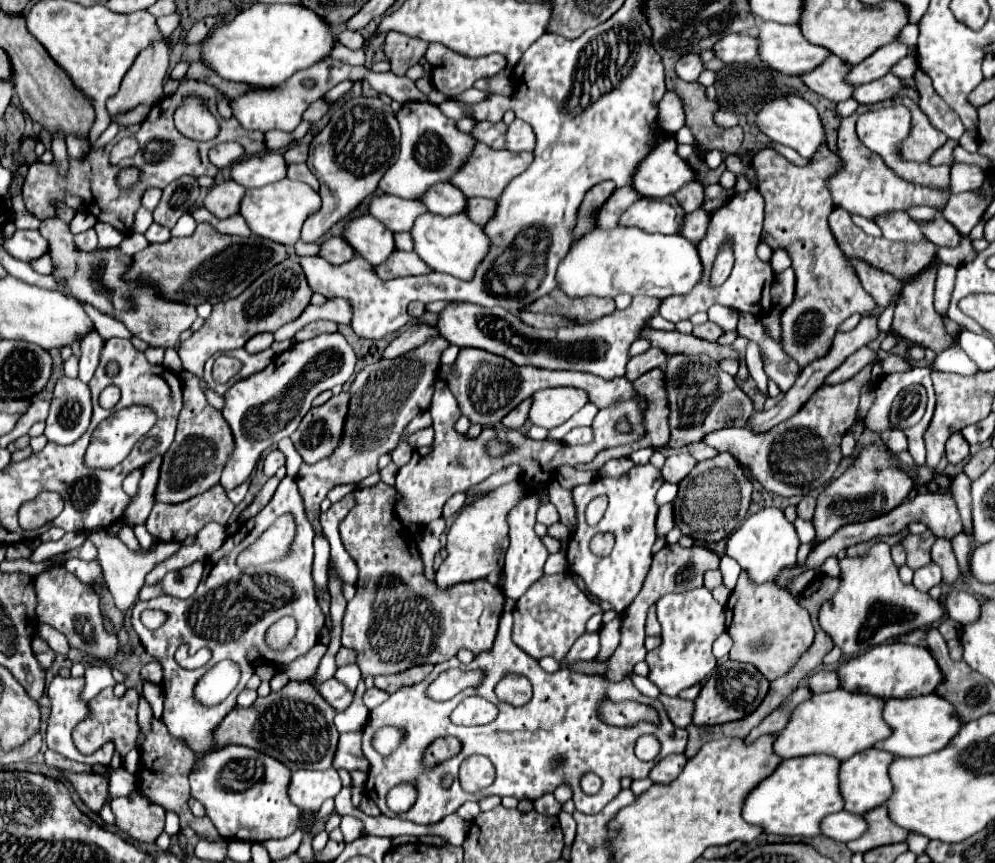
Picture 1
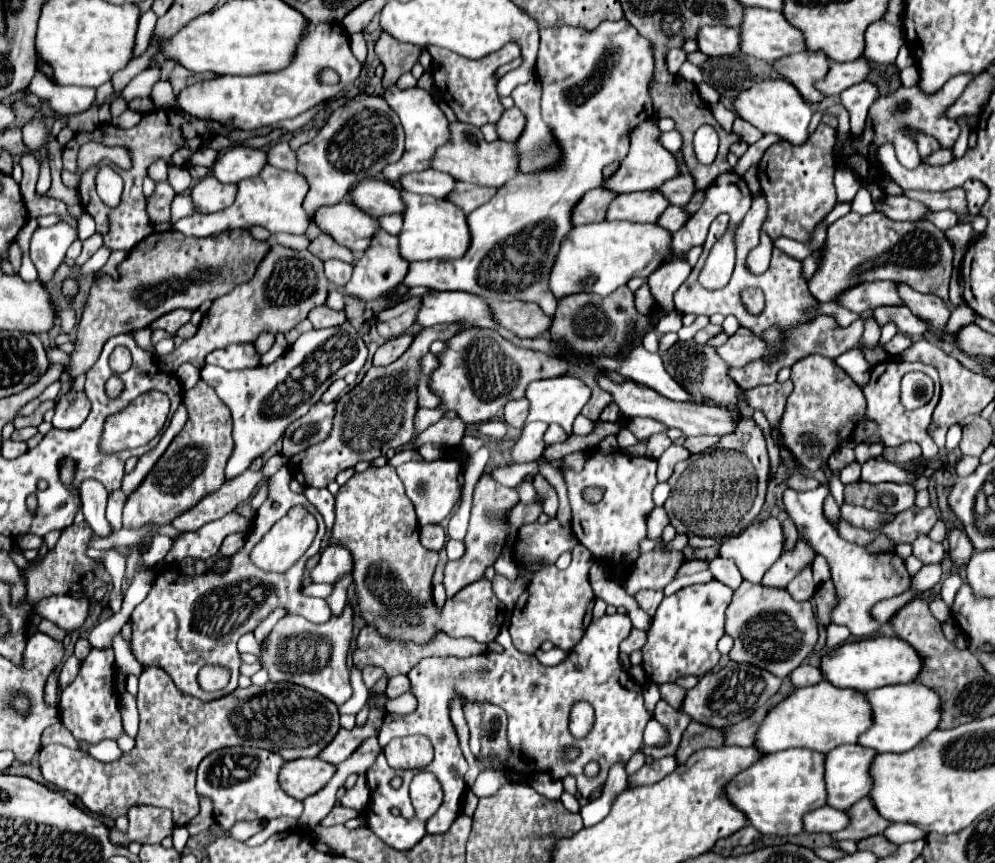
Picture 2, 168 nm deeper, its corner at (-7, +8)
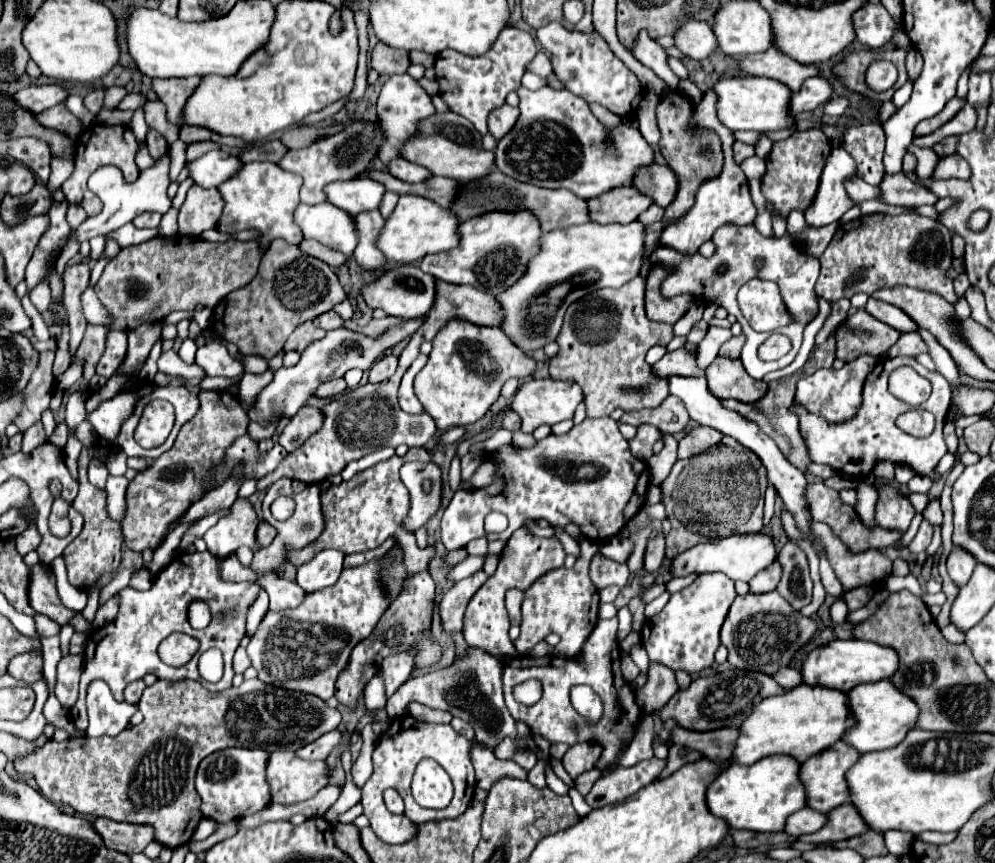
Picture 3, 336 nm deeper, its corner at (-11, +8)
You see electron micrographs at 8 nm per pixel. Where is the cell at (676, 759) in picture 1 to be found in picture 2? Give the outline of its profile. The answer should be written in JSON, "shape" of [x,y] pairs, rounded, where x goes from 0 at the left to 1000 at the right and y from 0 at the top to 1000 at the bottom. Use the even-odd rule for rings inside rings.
{"shape":[[[669,876],[665,881],[657,881],[647,885],[641,897],[637,897],[635,902],[631,902],[633,911],[645,911],[645,908],[657,908],[661,904],[665,904],[667,899],[671,899],[673,895],[677,895],[677,890],[681,888],[681,881],[677,876]]]}

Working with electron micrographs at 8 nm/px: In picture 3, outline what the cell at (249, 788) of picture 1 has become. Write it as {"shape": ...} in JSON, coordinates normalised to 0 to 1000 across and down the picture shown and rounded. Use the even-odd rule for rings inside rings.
{"shape":[[[227,867],[207,876],[197,897],[197,915],[203,925],[203,943],[217,952],[231,952],[243,948],[247,941],[255,943],[271,932],[271,911],[267,908],[267,871],[265,869],[251,869],[251,867]]]}

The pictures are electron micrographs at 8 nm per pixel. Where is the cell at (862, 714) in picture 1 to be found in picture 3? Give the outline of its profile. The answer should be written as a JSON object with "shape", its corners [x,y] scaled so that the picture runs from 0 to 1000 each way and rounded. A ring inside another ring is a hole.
{"shape":[[[802,793],[784,806],[772,806],[766,816],[760,816],[754,830],[744,839],[742,857],[734,881],[738,885],[754,888],[768,876],[788,874],[802,883],[812,881],[818,871],[834,867],[834,862],[846,855],[846,848],[854,844],[854,820],[850,820],[850,804],[828,795]]]}

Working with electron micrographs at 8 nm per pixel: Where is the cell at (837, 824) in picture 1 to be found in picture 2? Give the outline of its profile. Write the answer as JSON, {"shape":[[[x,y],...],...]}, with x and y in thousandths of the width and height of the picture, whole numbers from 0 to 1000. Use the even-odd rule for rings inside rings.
{"shape":[[[826,934],[808,946],[810,964],[842,964],[854,955],[854,946],[848,939],[840,939],[836,934]]]}

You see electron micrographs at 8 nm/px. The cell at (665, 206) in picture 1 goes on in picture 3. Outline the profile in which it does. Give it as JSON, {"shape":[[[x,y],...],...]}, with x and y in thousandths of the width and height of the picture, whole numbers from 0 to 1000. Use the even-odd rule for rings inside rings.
{"shape":[[[633,216],[615,218],[605,227],[593,229],[589,234],[593,255],[601,260],[633,260],[651,239],[655,239],[655,232],[651,227],[645,227]]]}

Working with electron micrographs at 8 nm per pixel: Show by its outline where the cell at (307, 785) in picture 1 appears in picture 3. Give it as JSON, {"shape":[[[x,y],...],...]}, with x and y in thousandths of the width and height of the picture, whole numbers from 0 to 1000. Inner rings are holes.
{"shape":[[[271,871],[267,883],[267,904],[271,908],[273,929],[279,932],[297,932],[310,927],[324,908],[330,906],[330,885],[328,883],[310,883],[299,878],[295,871]]]}

